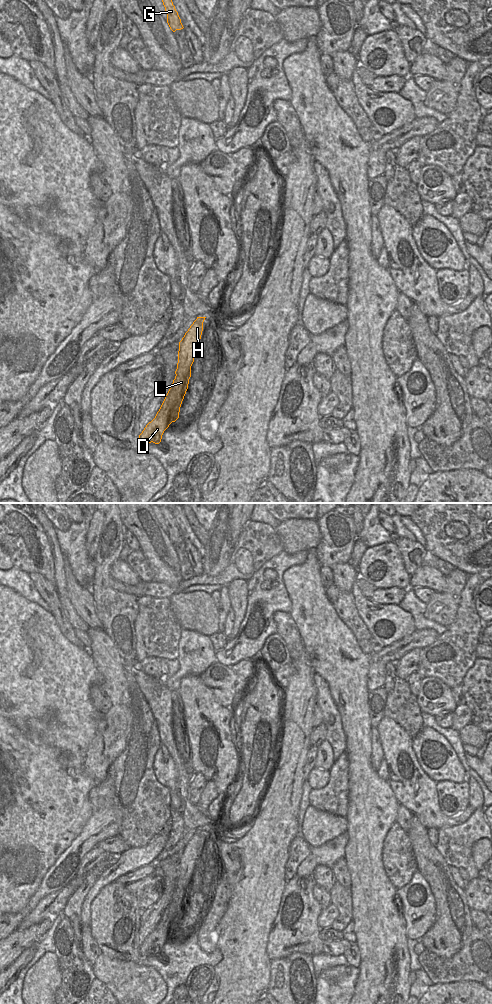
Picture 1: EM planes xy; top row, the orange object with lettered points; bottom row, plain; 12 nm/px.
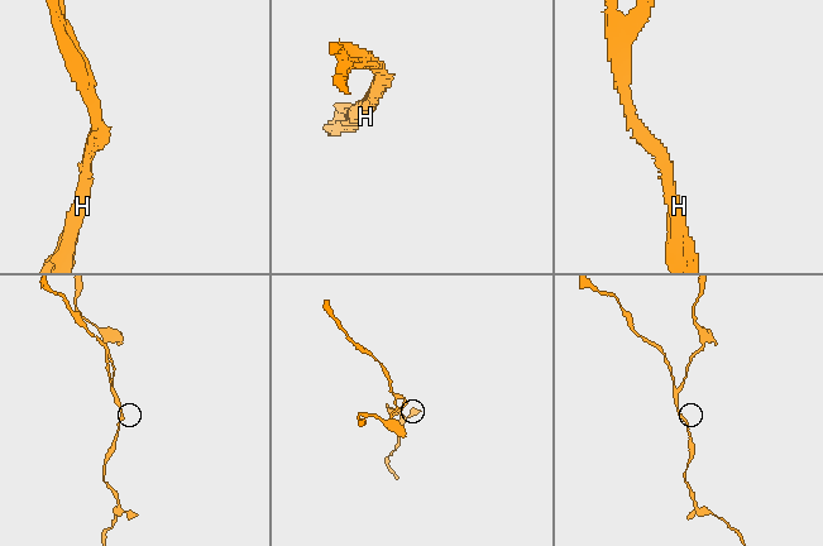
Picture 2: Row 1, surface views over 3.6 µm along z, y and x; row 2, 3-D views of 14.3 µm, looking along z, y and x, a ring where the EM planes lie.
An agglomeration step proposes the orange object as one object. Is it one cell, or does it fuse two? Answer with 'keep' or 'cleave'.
cleave

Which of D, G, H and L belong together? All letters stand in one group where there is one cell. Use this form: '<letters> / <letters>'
D H L / G

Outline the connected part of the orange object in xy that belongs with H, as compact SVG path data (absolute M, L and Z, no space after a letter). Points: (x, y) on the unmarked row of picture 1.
M197 829L179 854L177 886L155 930L139 947L139 955L142 958L151 954L159 956L164 943L179 930L180 919L188 901L191 878L201 851L205 830Z

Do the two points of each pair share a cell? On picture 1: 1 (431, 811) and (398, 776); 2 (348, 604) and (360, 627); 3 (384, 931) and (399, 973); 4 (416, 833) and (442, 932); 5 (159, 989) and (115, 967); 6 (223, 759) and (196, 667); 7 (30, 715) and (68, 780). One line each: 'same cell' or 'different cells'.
1: same cell
2: same cell
3: same cell
4: same cell
5: same cell
6: different cells
7: different cells

